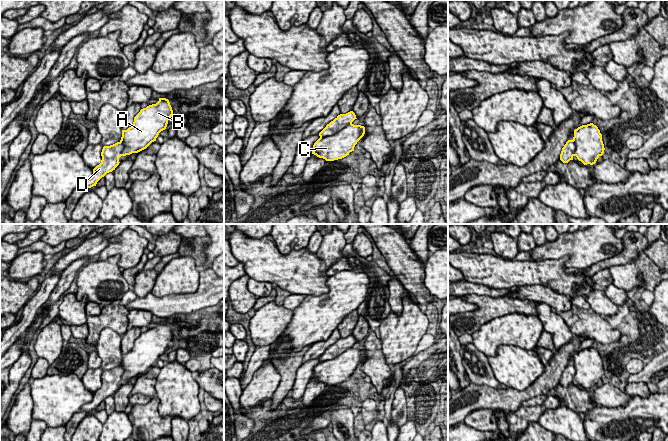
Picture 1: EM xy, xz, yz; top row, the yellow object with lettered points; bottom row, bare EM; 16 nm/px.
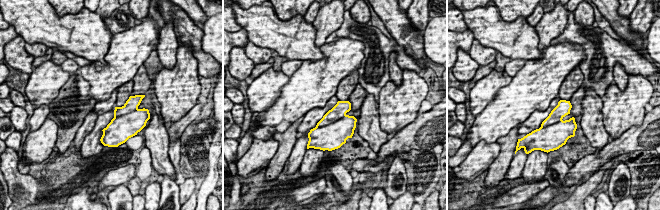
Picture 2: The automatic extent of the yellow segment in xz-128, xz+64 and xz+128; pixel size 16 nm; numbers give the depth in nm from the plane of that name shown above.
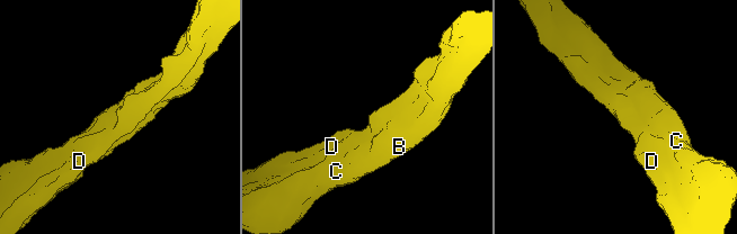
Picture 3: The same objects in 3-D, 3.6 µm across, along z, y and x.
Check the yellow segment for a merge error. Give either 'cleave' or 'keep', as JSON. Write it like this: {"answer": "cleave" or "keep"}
{"answer": "keep"}

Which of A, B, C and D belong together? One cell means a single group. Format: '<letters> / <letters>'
A B C D

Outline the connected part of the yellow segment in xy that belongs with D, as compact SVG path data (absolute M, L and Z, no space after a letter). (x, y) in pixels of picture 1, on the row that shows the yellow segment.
M159 98L156 104L141 109L134 117L133 124L127 130L122 130L121 140L113 145L103 147L101 163L93 169L93 175L83 181L80 187L96 186L102 177L115 170L120 163L121 156L146 149L156 141L159 133L166 129L172 115L172 107L166 98Z

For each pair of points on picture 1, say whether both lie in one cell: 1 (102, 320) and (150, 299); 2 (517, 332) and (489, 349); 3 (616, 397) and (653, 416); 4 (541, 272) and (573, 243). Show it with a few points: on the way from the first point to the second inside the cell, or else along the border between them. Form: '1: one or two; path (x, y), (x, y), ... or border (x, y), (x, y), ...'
1: two; border (124, 306), (128, 311)
2: one; path (510, 332), (506, 332), (496, 342)
3: one; path (625, 406), (633, 414), (644, 414)
4: two; border (570, 257), (565, 255), (559, 258), (533, 260)

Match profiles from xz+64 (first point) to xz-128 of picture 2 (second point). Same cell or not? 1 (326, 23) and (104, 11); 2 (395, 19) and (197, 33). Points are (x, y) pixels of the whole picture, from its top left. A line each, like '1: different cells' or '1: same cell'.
1: same cell
2: same cell

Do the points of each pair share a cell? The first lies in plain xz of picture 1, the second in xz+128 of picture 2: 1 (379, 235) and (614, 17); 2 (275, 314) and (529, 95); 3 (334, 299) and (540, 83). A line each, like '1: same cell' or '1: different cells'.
1: same cell
2: different cells
3: same cell

